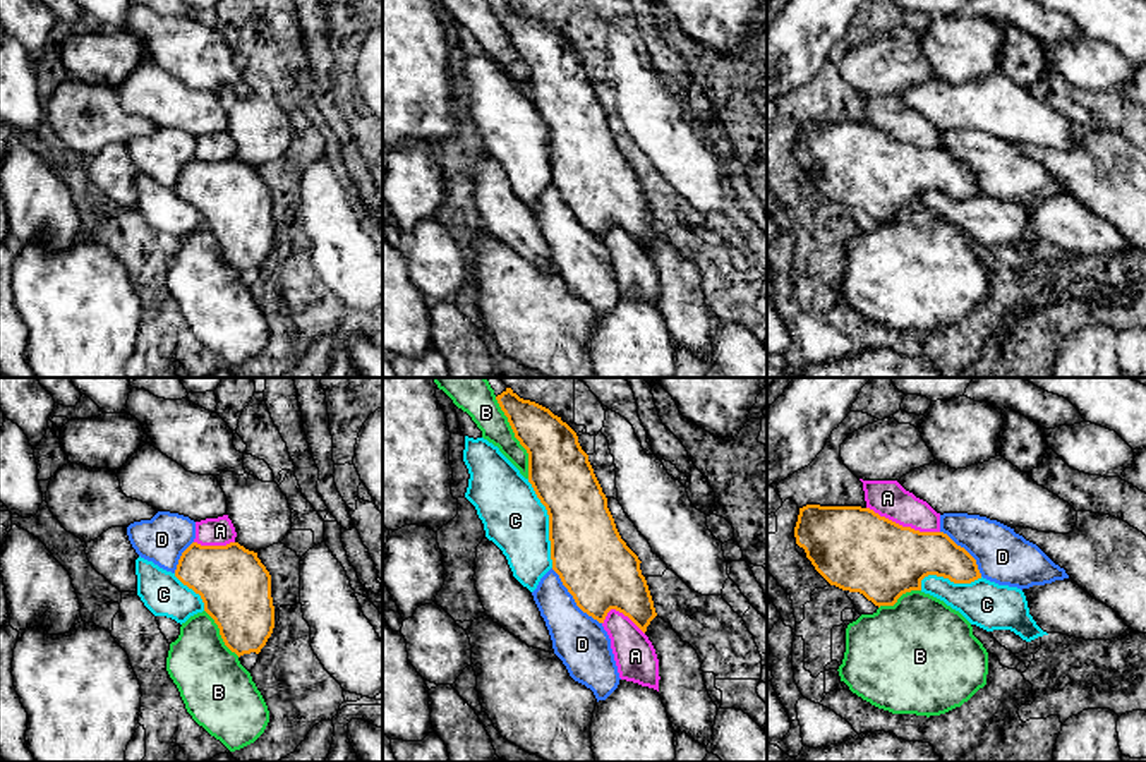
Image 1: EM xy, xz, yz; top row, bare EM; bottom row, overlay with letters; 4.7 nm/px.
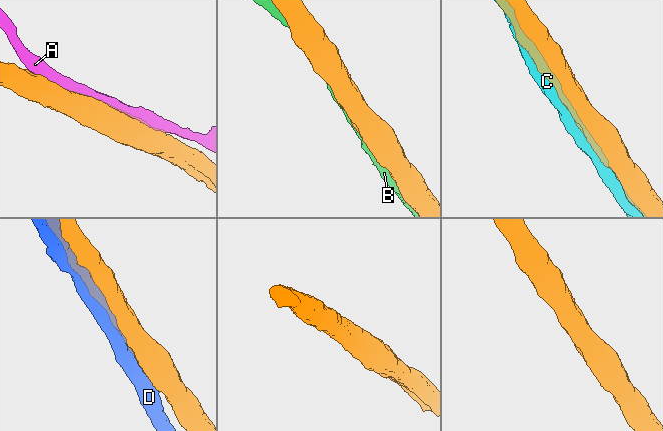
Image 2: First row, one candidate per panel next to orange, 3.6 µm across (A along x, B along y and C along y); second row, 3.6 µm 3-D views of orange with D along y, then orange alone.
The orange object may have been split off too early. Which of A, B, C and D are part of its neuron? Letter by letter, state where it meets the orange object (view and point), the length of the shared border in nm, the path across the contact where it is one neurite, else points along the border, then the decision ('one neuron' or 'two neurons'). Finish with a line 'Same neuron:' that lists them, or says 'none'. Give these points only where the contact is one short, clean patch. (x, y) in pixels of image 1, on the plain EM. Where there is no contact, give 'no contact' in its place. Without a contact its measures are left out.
A: yz (901, 141) | 360 nm | two neurons
B: xz (515, 52) | 420 nm | two neurons
C: xz (549, 139) | 440 nm | one neuron
D: xz (573, 213) | 360 nm | two neurons
Same neuron: C

